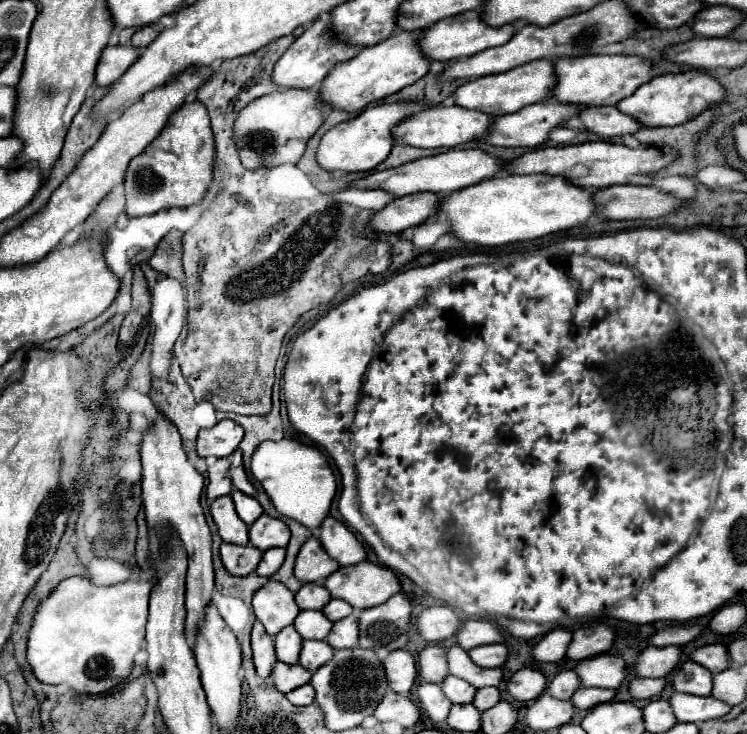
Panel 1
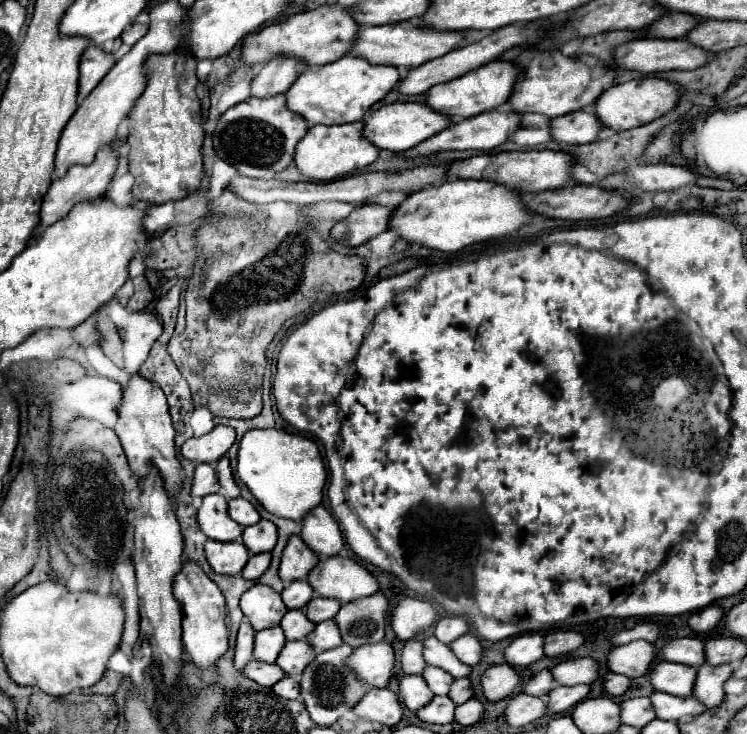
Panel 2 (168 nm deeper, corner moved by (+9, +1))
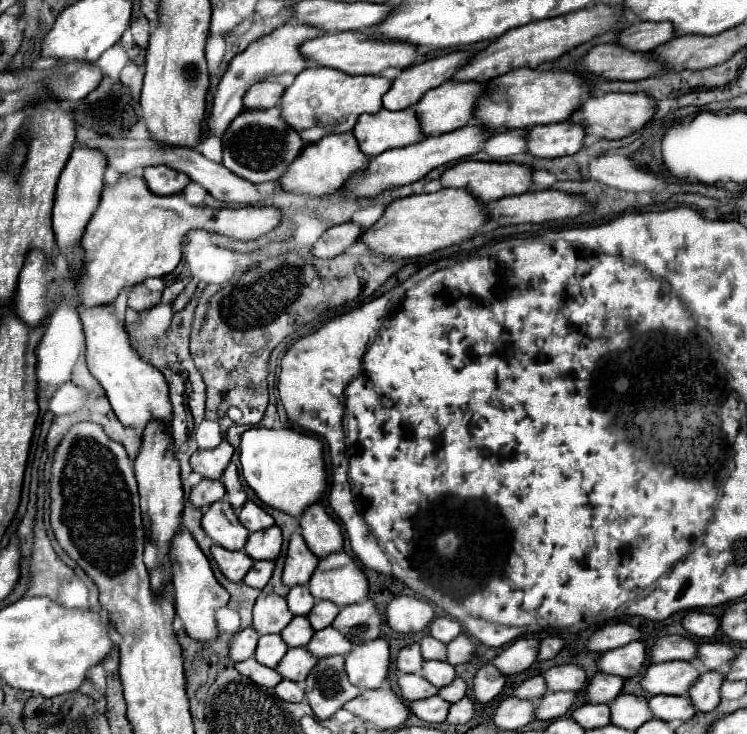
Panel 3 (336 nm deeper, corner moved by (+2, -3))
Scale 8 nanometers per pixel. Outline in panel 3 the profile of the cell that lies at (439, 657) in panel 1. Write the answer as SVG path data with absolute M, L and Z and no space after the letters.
M410 644L402 648L396 658L398 670L406 674L418 674L422 670L422 664L424 664L424 658L420 654L420 644Z

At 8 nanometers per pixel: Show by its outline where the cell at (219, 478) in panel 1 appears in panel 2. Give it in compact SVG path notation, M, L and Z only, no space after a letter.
M199 464L195 468L195 476L193 476L193 486L191 486L191 496L207 496L207 494L215 494L219 492L219 482L217 482L217 474L215 468L211 464Z

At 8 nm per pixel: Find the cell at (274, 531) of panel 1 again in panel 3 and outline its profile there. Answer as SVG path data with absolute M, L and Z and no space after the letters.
M270 526L260 532L252 532L248 536L246 552L254 560L276 560L282 548L282 532L278 526Z

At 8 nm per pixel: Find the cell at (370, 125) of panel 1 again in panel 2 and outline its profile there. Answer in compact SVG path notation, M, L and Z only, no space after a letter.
M353 122L353 124L341 124L341 126L313 126L309 132L299 140L297 150L295 150L295 166L297 170L307 176L309 180L317 182L329 182L335 178L343 178L355 170L361 170L369 166L371 162L377 160L379 150L369 144L363 134L363 122Z

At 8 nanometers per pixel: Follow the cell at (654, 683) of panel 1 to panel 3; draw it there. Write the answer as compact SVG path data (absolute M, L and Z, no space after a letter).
M598 672L586 686L586 692L592 704L610 704L622 694L622 688L624 688L622 676L610 676L610 674Z

